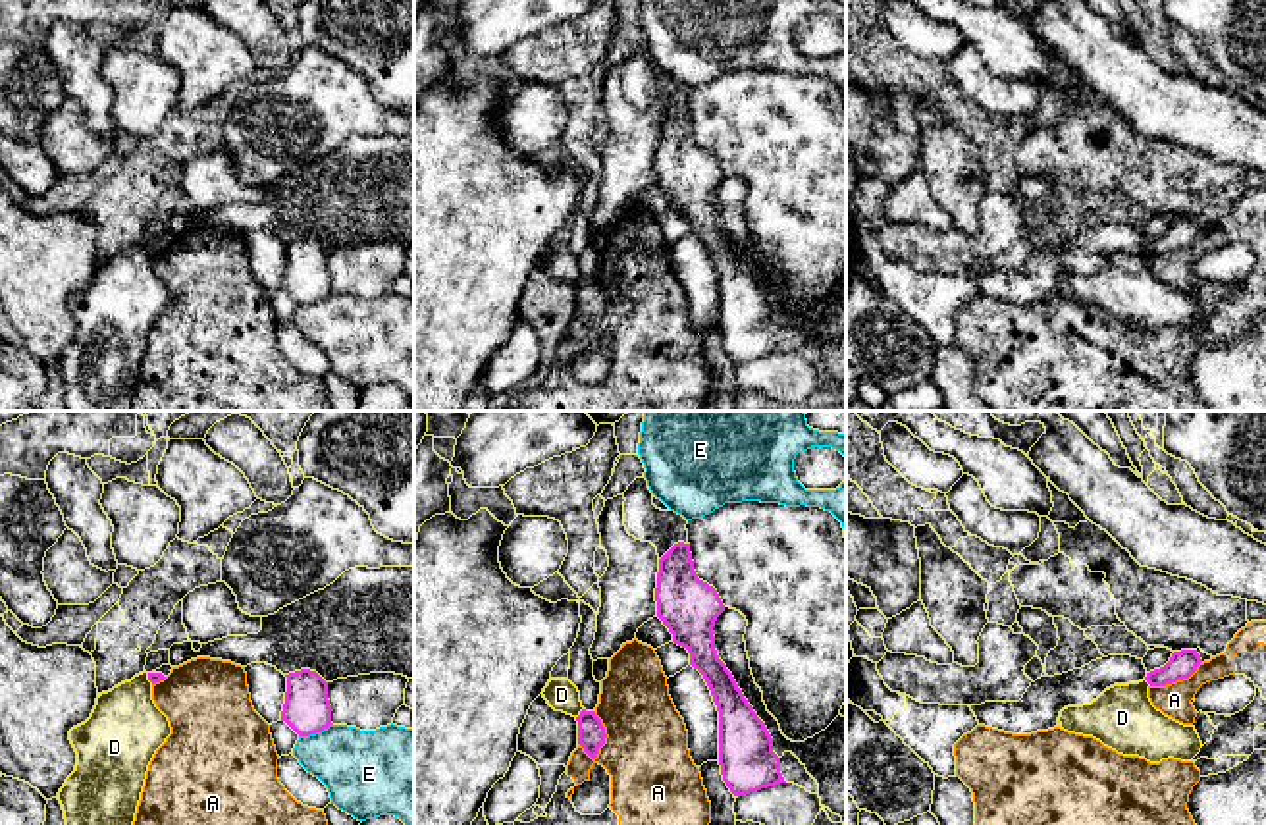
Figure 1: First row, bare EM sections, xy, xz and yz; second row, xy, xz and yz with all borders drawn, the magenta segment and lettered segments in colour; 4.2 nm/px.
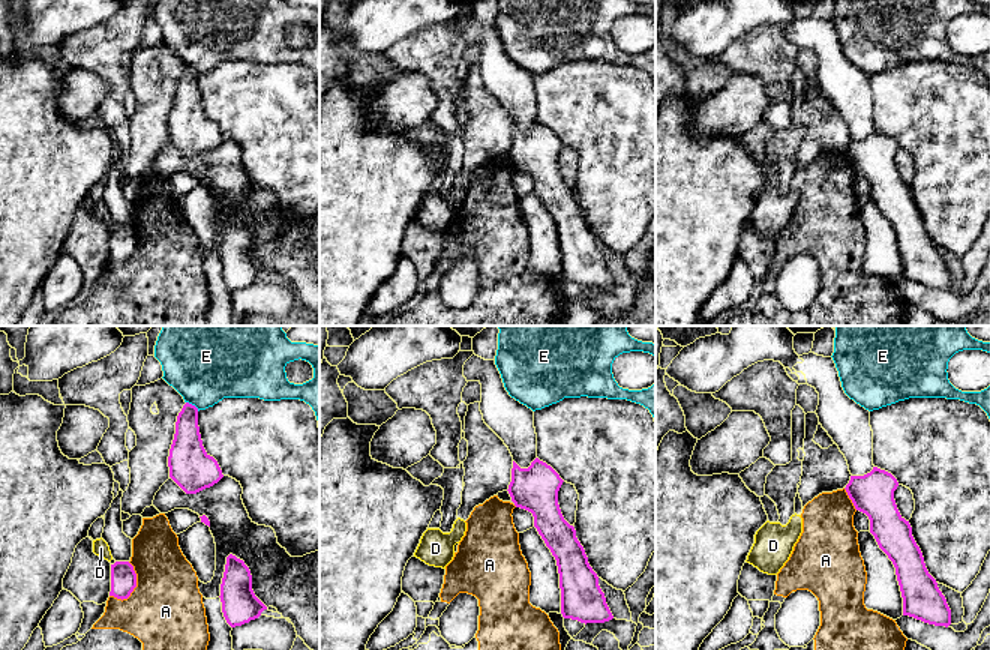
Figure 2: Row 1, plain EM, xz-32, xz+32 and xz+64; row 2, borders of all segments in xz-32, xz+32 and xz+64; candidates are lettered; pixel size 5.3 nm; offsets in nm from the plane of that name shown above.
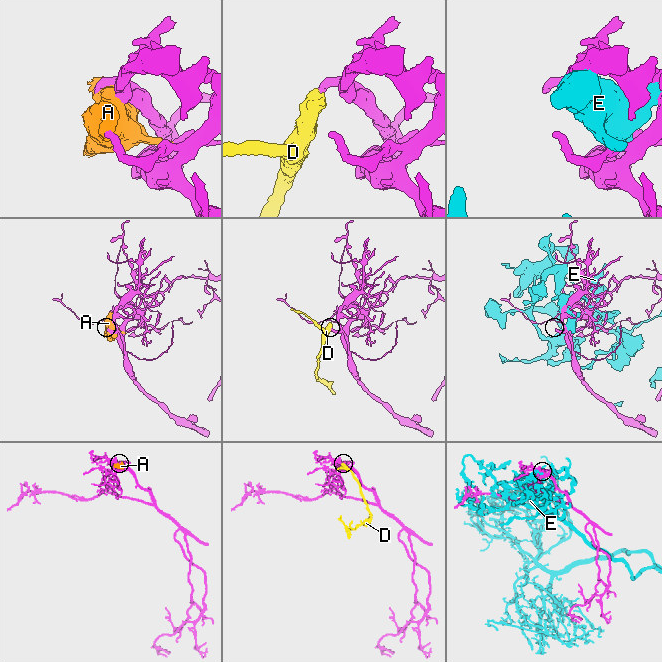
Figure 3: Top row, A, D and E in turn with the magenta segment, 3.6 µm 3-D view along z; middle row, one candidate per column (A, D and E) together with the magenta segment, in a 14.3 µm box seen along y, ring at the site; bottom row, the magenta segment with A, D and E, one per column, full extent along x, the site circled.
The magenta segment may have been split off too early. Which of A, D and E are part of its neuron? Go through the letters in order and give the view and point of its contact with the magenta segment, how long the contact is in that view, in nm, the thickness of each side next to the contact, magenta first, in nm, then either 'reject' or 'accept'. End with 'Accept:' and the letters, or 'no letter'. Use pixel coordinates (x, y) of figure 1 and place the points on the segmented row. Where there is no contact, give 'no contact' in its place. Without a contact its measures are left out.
A: contact xz (606, 737); length 200 nm; calibres 110 and 360 nm; reject
D: contact xz (580, 714); length 50 nm; calibres 110 and 140 nm; reject
E: contact xy (315, 733); length 160 nm; calibres 200 and 320 nm; reject
Accept: no letter

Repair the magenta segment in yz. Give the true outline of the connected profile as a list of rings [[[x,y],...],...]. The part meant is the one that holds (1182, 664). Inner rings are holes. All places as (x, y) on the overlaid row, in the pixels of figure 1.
[[[1197,650],[1174,652],[1170,661],[1164,667],[1147,673],[1145,680],[1150,686],[1166,686],[1189,679],[1200,663],[1202,659]]]

